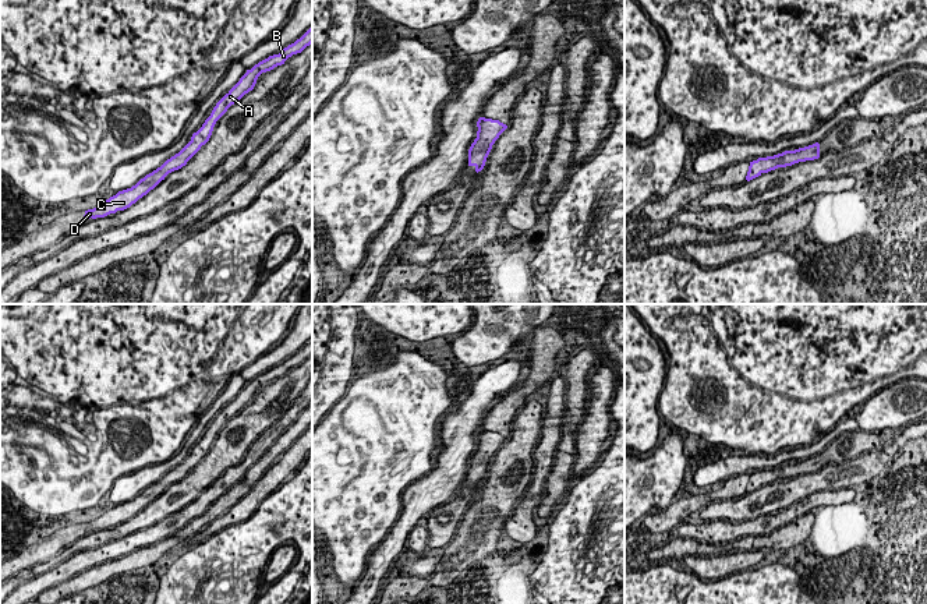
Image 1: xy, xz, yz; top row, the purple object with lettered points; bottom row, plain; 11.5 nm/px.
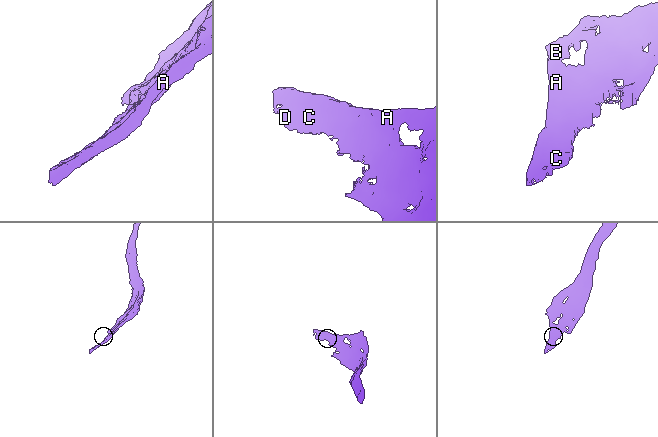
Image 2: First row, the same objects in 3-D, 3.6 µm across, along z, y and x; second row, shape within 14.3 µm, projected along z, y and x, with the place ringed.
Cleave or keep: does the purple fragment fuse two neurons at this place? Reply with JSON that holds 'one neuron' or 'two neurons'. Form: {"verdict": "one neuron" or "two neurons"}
{"verdict": "two neurons"}

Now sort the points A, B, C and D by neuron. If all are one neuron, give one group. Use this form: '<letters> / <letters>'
A / B C D

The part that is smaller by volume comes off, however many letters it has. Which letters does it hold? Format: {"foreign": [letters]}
{"foreign": ["A"]}

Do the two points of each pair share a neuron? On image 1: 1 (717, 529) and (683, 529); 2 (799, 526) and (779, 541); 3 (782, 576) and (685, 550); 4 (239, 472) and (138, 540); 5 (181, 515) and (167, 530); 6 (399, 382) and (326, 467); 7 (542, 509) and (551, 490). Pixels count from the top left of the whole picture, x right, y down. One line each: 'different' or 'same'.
1: same
2: same
3: different
4: same
5: same
6: same
7: same

